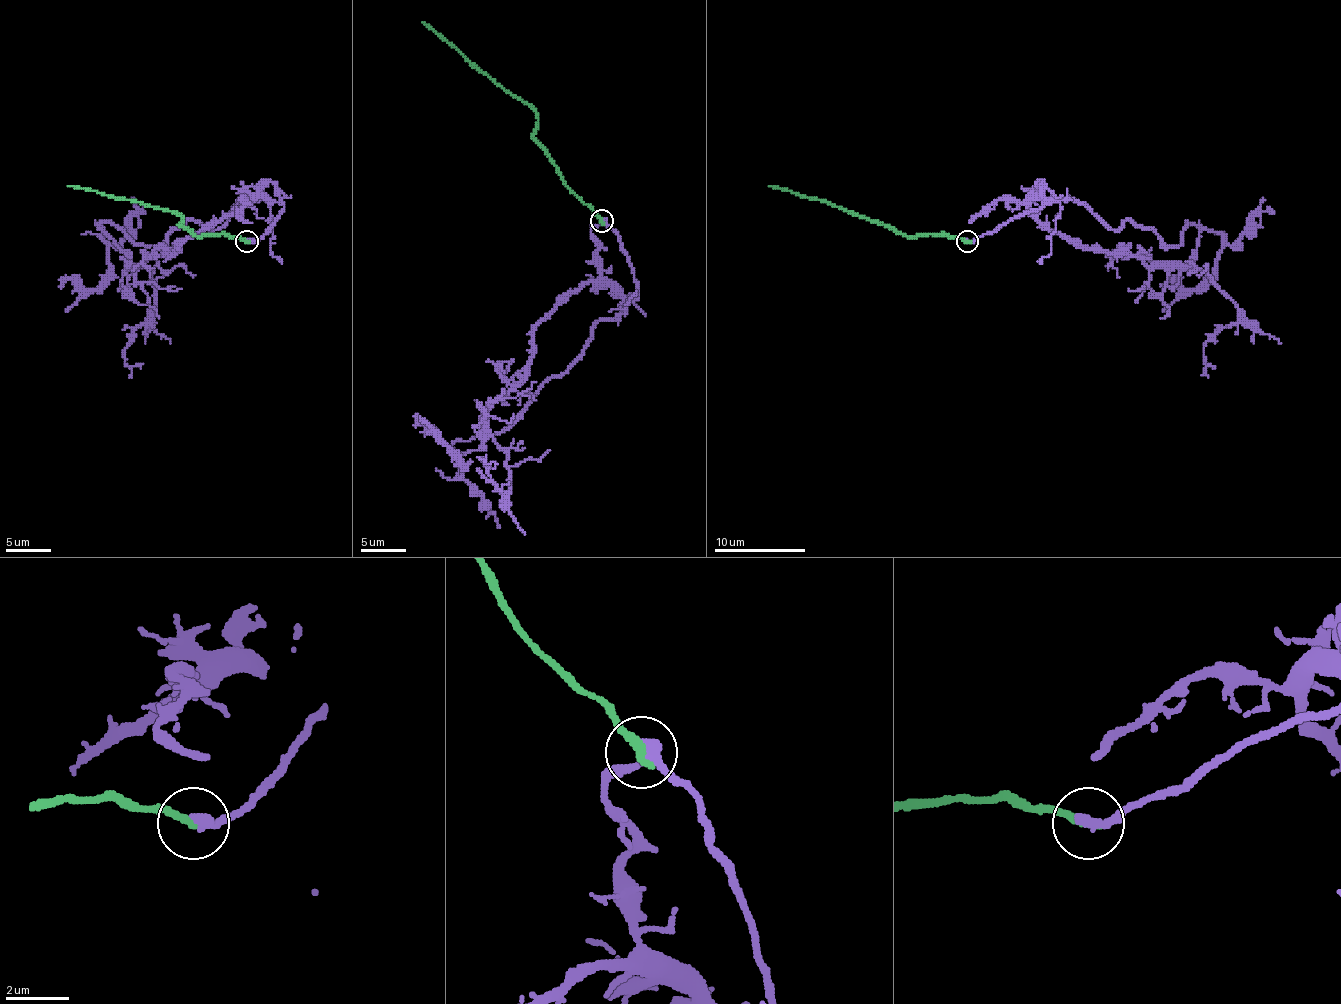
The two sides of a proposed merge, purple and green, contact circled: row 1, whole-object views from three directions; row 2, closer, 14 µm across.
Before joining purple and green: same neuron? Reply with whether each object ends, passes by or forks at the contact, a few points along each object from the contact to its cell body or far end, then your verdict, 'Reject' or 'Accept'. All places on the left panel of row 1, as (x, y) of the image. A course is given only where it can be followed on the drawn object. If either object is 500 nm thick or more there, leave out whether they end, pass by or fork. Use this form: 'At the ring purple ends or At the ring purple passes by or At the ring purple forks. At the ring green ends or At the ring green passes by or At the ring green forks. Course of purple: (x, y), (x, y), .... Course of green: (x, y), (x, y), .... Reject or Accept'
At the ring purple ends. At the ring green ends. Course of purple: (247, 241), (279, 218), (279, 202), (245, 200), (133, 266), (149, 268), (154, 304), (124, 347), (138, 366). Course of green: (247, 241), (211, 234), (197, 236), (179, 222), (184, 218), (129, 200), (67, 186). Accept

